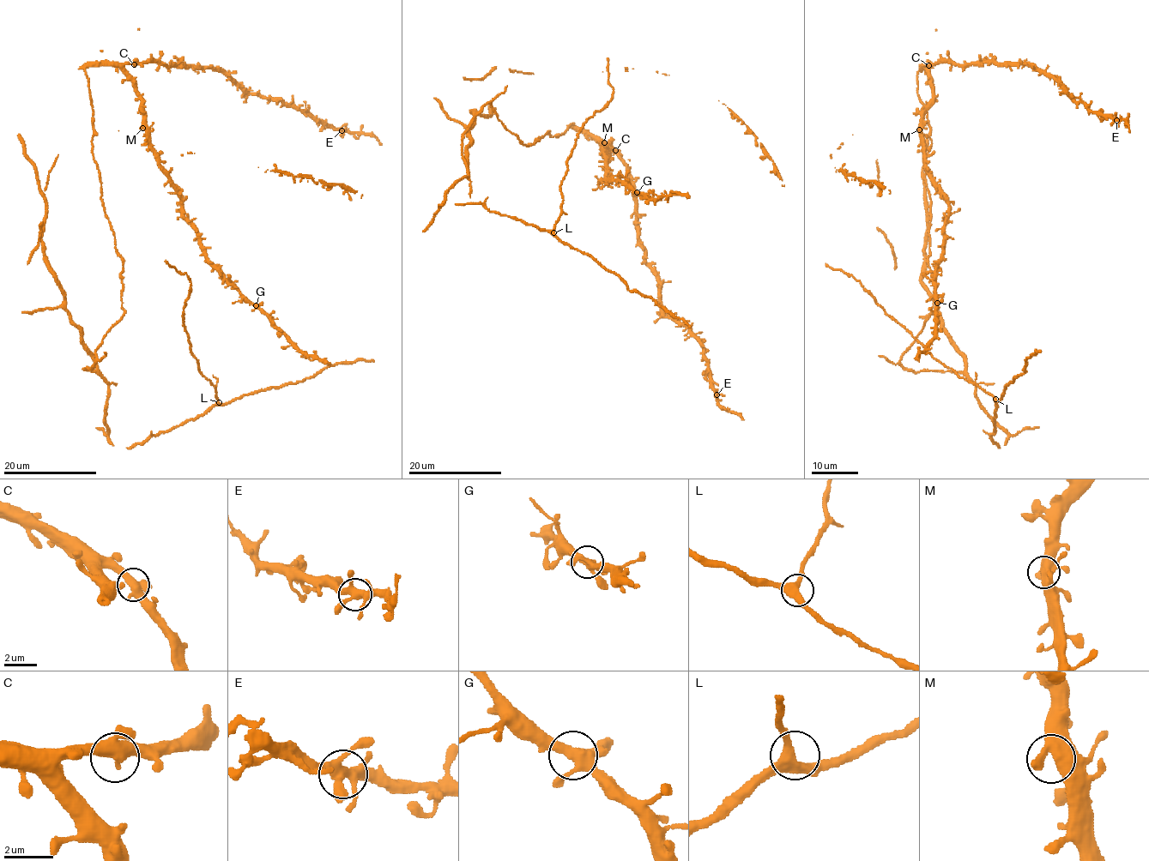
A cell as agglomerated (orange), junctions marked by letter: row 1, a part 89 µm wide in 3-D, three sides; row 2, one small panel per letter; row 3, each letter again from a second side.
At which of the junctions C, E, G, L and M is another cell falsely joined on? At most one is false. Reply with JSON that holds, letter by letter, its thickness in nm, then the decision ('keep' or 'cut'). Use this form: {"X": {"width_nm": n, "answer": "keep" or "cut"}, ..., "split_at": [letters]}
{"C": {"width_nm": 400, "answer": "keep"}, "E": {"width_nm": 400, "answer": "keep"}, "G": {"width_nm": 400, "answer": "keep"}, "L": {"width_nm": 400, "answer": "keep"}, "M": {"width_nm": 460, "answer": "keep"}, "split_at": []}

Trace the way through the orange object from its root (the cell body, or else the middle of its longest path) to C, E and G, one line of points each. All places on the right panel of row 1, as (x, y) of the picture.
C: (928, 264), (931, 201), (924, 159), (932, 140), (928, 112), (917, 93), (916, 75), (920, 68), (928, 65)
E: (928, 264), (924, 159), (932, 140), (917, 93), (920, 68), (1029, 63), (1060, 80), (1076, 102), (1116, 120)
G: (928, 264), (932, 140), (916, 77), (925, 67), (934, 95), (922, 150), (948, 205), (937, 302)

